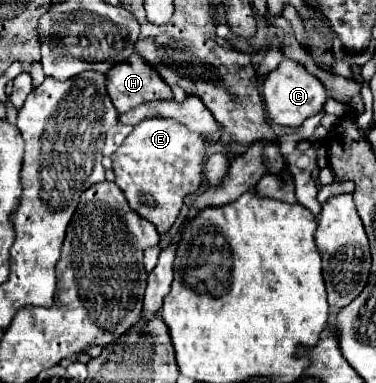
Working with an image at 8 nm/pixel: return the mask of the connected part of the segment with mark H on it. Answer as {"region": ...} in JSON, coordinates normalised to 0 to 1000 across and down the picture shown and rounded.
{"region":[[[348,141],[348,151],[306,167],[285,188],[285,240],[316,298],[386,266],[460,256],[455,230],[364,141]]]}

